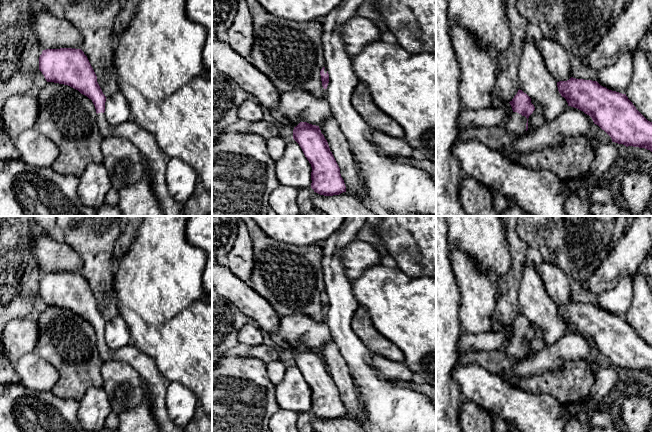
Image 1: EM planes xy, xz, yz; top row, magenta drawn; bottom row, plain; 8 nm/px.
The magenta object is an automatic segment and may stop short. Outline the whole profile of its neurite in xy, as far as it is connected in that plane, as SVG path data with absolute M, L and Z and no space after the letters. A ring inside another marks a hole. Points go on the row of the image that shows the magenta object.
M75 48L46 49L39 57L39 70L47 82L68 85L92 100L97 124L103 137L118 136L132 142L146 161L152 189L165 216L184 216L185 205L173 199L166 183L166 155L161 151L154 136L133 119L112 126L105 118L106 96L84 52Z

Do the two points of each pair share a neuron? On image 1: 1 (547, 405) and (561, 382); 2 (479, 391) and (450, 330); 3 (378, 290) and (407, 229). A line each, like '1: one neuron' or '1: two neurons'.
1: two neurons
2: two neurons
3: two neurons

